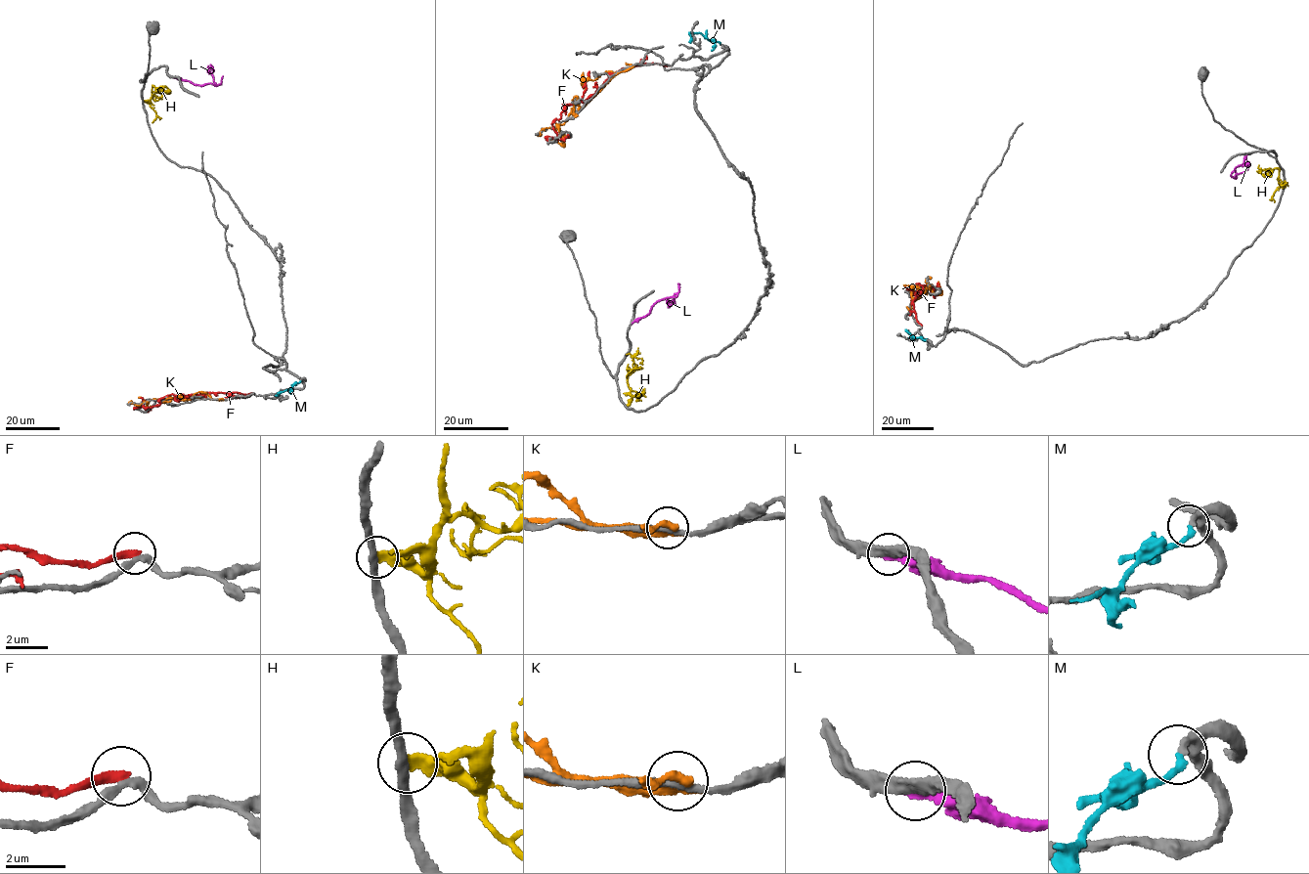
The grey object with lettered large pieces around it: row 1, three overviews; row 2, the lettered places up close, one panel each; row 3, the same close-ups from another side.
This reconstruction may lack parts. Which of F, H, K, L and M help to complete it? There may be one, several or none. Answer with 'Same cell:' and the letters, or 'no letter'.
Same cell: M

